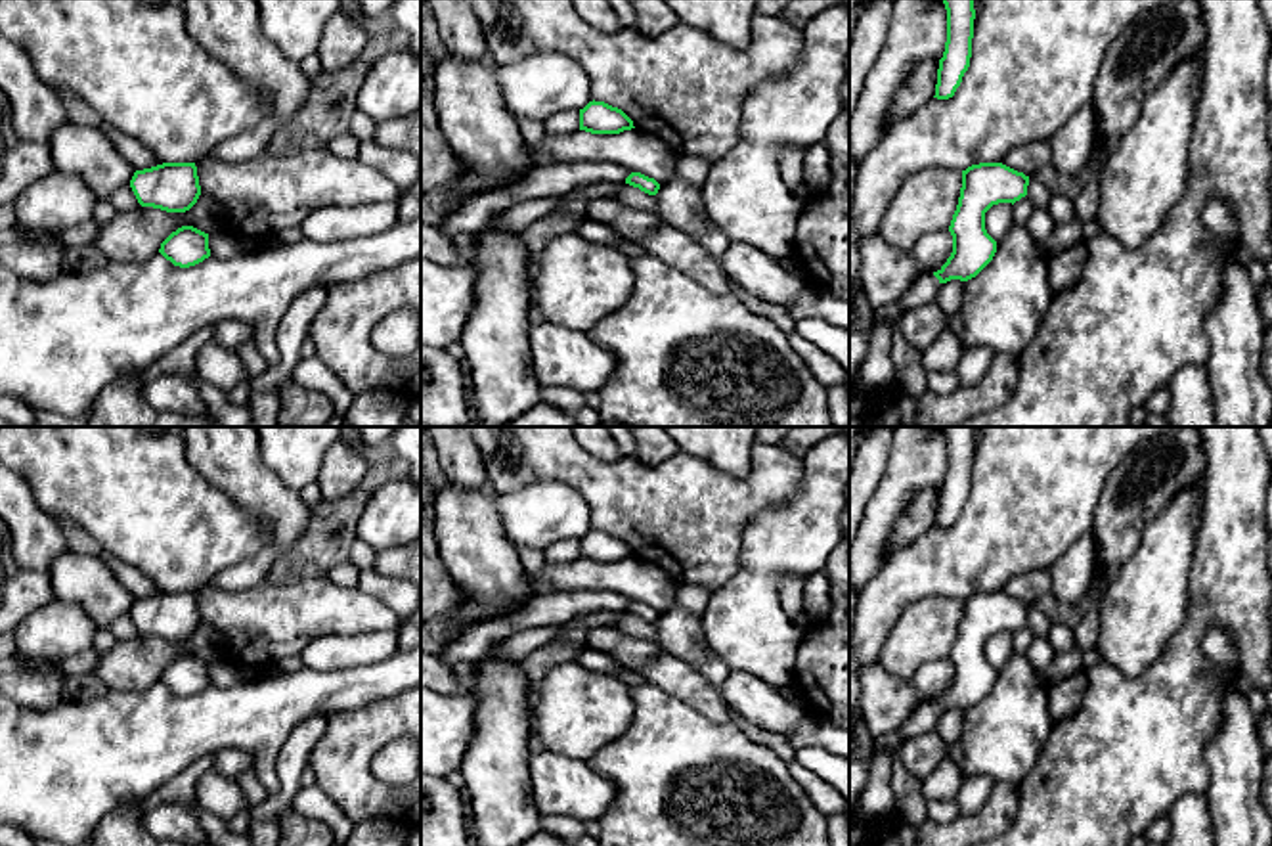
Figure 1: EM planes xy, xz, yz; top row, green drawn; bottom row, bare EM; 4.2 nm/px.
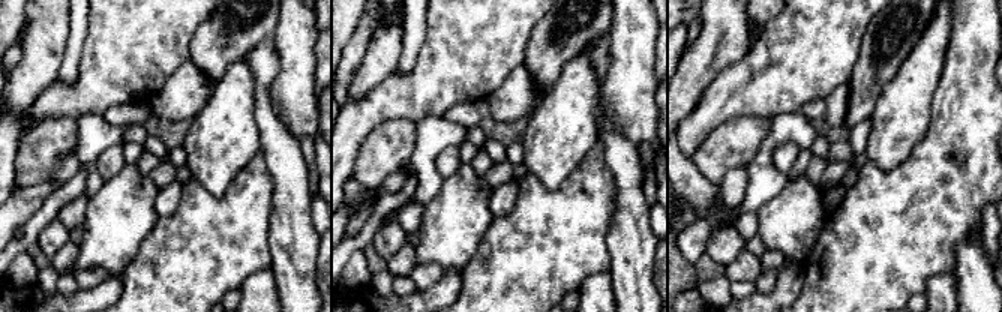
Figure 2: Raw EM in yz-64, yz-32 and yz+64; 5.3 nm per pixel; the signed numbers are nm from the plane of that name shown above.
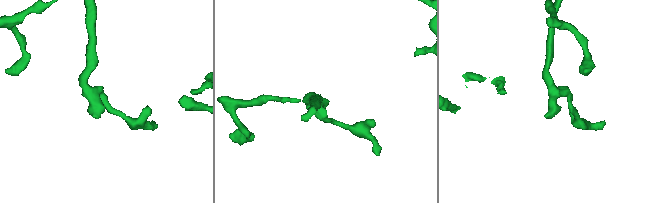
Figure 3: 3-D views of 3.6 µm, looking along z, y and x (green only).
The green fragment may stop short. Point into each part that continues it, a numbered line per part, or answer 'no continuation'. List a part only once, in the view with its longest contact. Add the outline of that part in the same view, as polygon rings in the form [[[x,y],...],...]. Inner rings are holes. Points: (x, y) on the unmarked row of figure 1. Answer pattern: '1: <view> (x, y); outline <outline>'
1: yz (878, 799); outline [[[930,702],[916,708],[899,727],[872,739],[870,745],[870,783],[865,792],[865,813],[886,819],[891,815],[895,796],[891,792],[893,754],[891,750],[901,746],[907,739],[933,731],[939,720],[939,708]]]

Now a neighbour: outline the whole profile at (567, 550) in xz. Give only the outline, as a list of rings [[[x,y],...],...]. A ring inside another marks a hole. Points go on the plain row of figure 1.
[[[580,538],[560,540],[543,549],[545,563],[570,563],[580,559]]]

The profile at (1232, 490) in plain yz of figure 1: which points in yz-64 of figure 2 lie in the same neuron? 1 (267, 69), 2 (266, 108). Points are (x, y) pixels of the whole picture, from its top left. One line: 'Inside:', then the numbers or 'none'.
Inside: none

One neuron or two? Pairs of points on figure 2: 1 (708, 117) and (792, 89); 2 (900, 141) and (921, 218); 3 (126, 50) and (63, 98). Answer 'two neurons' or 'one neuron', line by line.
1: one neuron
2: two neurons
3: one neuron

